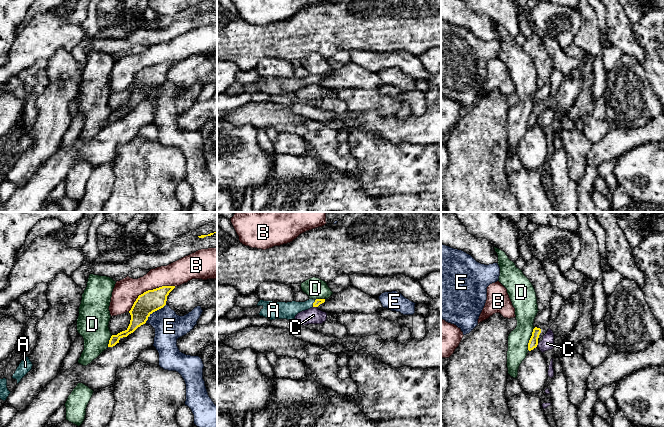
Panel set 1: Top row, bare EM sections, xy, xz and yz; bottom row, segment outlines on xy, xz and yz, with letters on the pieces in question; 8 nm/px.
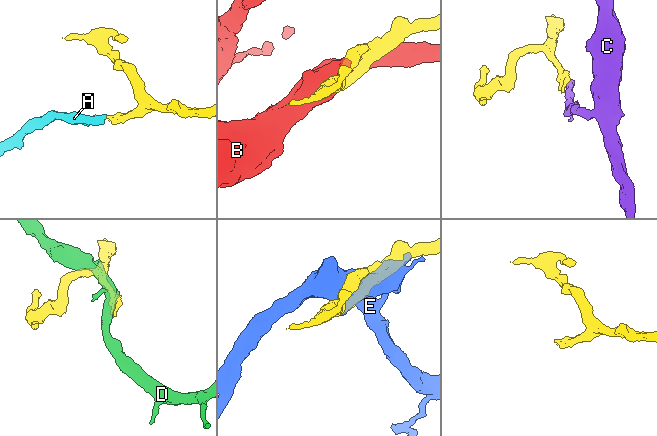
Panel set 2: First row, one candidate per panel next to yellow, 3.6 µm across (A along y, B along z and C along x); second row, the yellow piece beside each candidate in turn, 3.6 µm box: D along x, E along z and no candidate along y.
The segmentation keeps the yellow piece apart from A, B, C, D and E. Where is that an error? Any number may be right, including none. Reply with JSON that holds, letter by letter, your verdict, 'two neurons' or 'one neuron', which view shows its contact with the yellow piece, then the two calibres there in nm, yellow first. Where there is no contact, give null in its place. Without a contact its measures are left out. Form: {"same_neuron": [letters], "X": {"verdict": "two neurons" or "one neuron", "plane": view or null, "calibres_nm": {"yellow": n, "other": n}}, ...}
{"same_neuron": ["A"], "A": {"verdict": "one neuron", "plane": "xz", "calibres_nm": {"yellow": 50, "other": 140}}, "B": {"verdict": "two neurons", "plane": "xy", "calibres_nm": {"yellow": 180, "other": 200}}, "C": {"verdict": "two neurons", "plane": "xz", "calibres_nm": {"yellow": 50, "other": 130}}, "D": {"verdict": "two neurons", "plane": "yz", "calibres_nm": {"yellow": 80, "other": 190}}, "E": {"verdict": "two neurons", "plane": "xy", "calibres_nm": {"yellow": 180, "other": 240}}}

